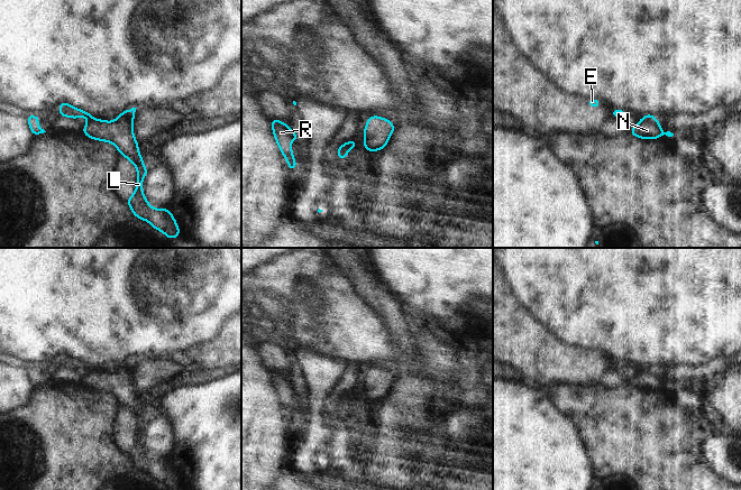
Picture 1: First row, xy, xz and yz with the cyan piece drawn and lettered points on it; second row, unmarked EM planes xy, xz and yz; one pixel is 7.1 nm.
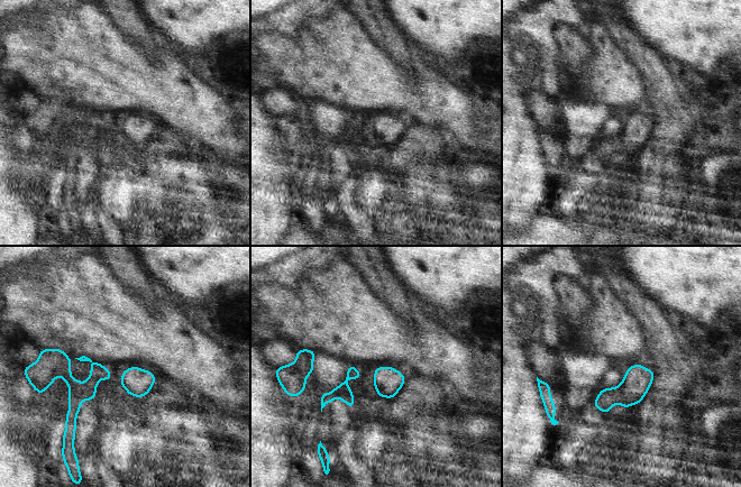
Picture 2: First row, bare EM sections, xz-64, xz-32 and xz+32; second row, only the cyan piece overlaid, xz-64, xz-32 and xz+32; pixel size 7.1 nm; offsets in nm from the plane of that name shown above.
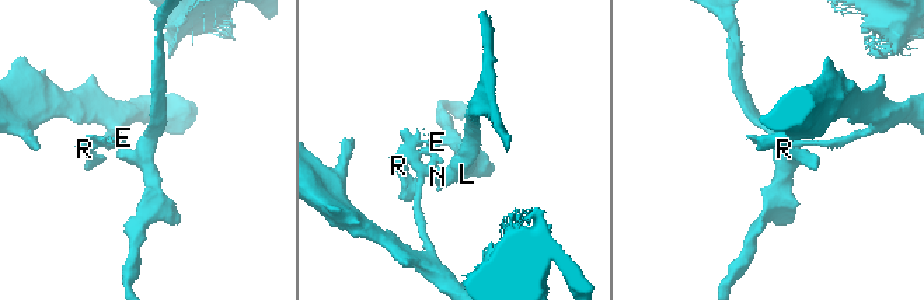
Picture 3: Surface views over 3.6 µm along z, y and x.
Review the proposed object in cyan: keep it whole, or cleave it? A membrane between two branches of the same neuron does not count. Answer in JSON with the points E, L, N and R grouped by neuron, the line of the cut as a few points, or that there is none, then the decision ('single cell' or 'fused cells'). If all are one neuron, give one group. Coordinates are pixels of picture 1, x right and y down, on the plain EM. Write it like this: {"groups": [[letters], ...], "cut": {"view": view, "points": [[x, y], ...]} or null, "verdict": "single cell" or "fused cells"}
{"groups": [["E", "R"], ["L", "N"]], "cut": {"view": "xy", "points": [[92, 369], [89, 372]]}, "verdict": "fused cells"}

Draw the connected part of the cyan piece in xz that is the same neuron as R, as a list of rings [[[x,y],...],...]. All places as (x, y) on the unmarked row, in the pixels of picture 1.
[[[275,370],[271,371],[273,386],[281,400],[281,404],[287,413],[287,417],[291,423],[294,423],[296,418],[296,412],[293,409],[293,400],[290,398],[293,391],[298,391],[296,385],[293,383],[291,378]]]

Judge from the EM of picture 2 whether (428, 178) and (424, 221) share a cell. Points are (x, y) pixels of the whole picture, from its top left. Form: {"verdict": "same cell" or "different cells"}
{"verdict": "same cell"}

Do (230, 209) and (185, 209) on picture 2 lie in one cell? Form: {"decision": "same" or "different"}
{"decision": "different"}

